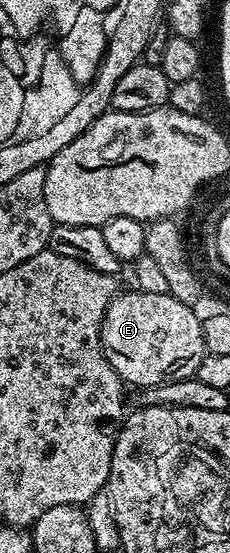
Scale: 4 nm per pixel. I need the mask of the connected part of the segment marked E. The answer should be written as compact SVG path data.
M137 289L125 291L114 296L102 322L104 357L108 357L108 365L116 369L123 384L130 386L131 383L132 386L138 387L137 389L145 389L176 379L195 378L200 369L200 361L208 354L204 345L202 319L194 312L195 308L184 301L176 301L176 297L169 294L144 293Z

